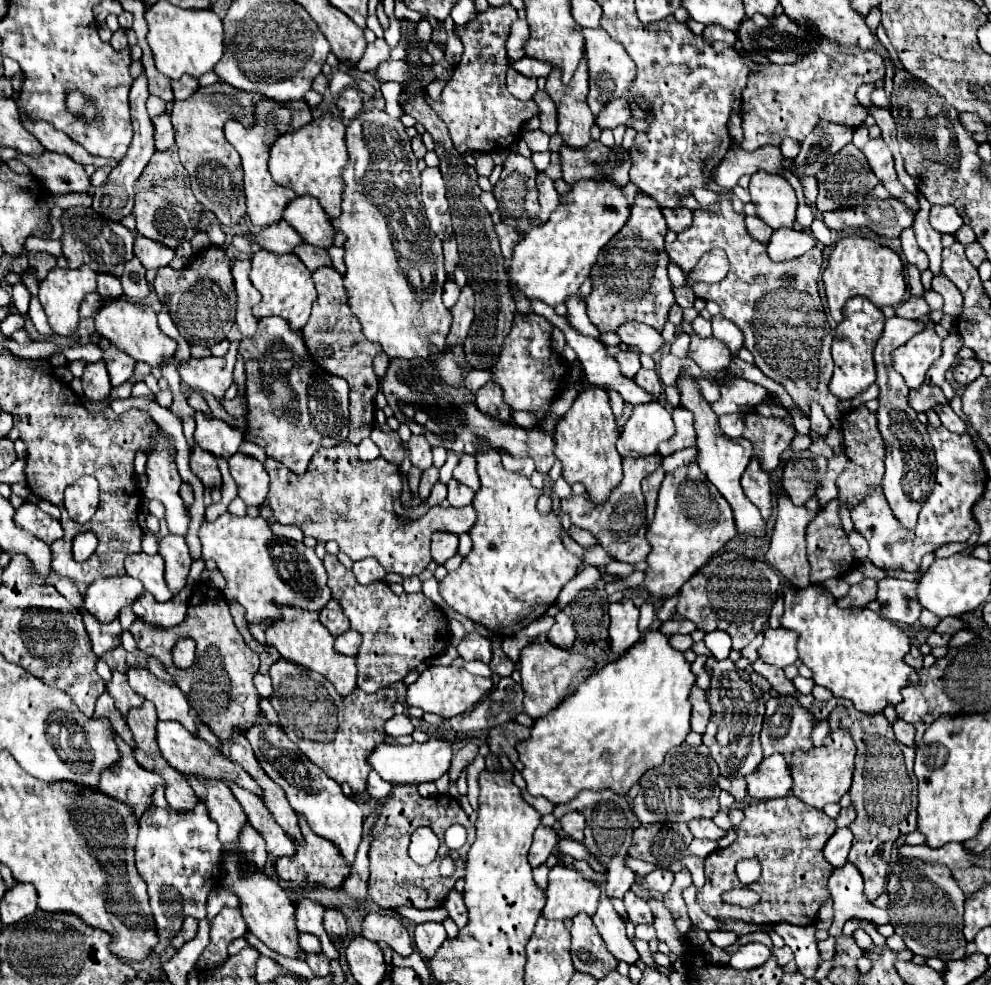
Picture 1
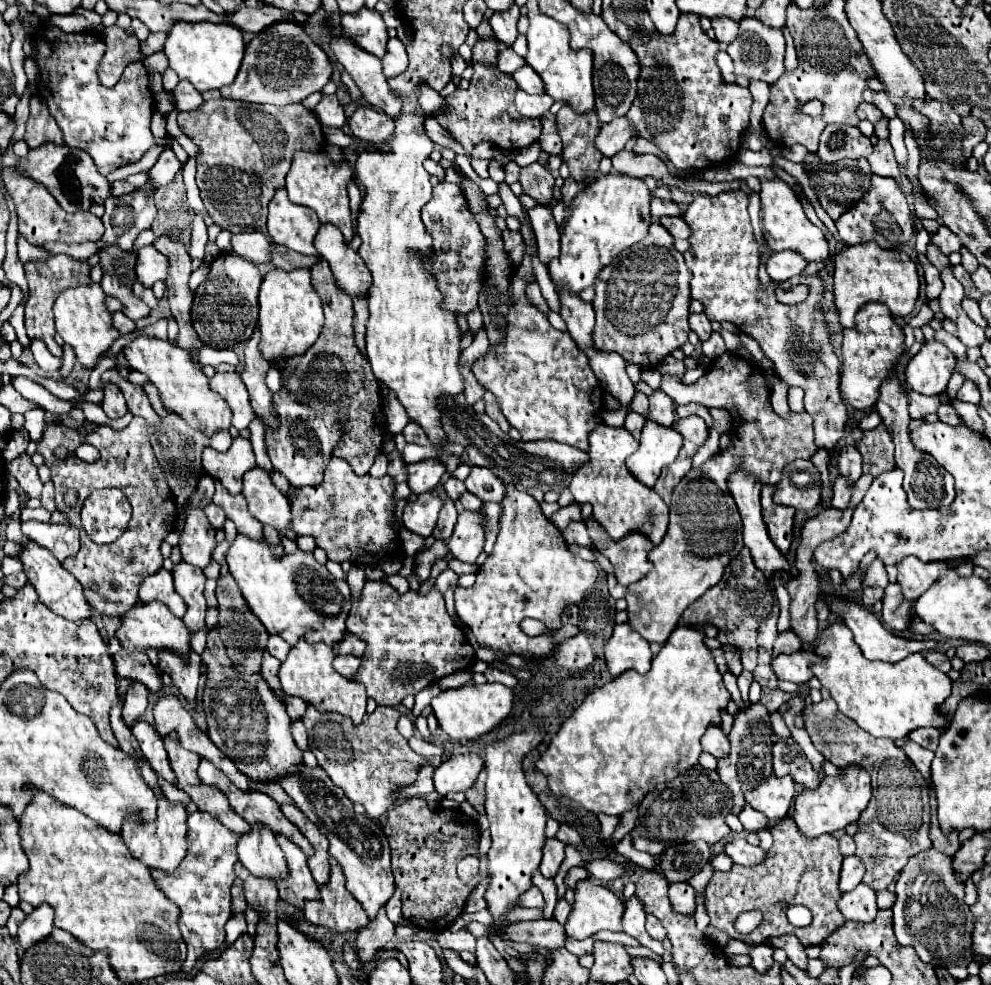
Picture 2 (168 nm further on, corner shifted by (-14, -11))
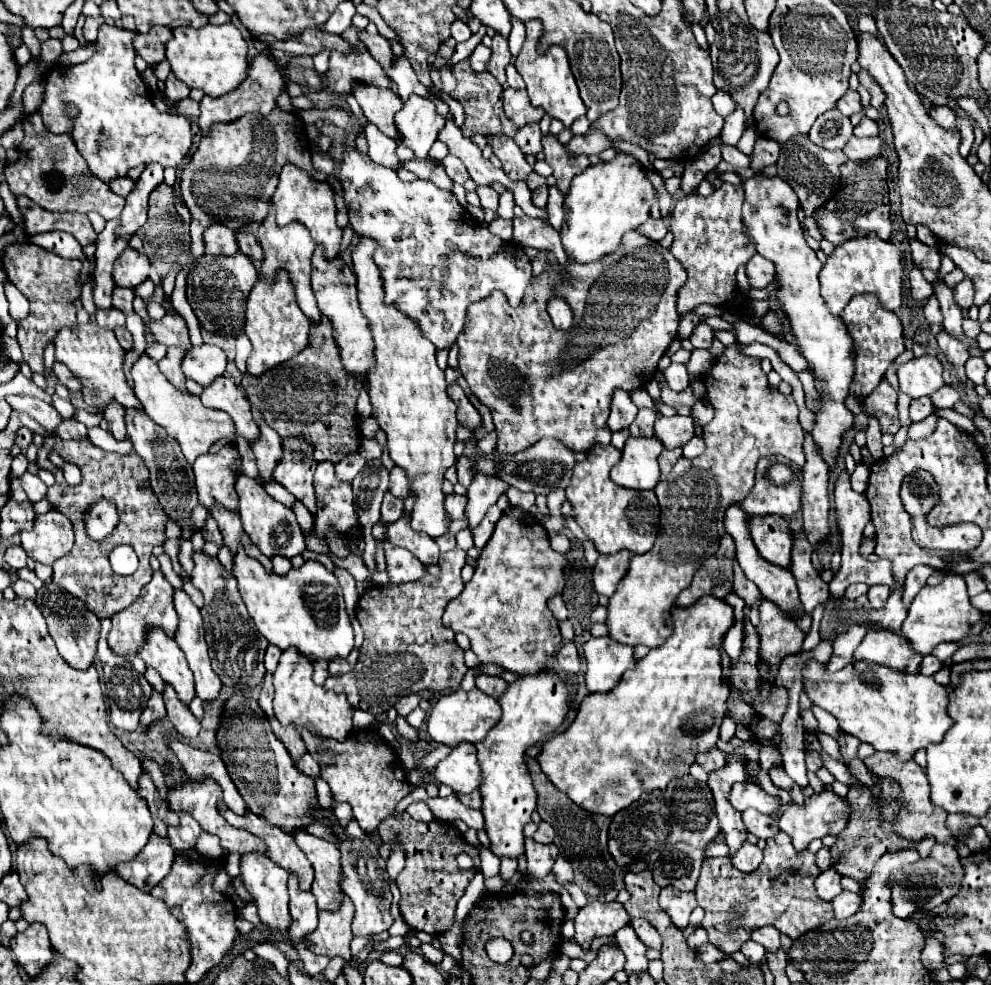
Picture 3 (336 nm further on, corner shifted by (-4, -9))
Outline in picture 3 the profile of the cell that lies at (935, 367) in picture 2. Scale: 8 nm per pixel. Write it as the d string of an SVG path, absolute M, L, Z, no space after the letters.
M924 354L920 358L912 358L898 368L900 390L910 398L932 396L940 386L944 386L942 372L942 362L936 356Z

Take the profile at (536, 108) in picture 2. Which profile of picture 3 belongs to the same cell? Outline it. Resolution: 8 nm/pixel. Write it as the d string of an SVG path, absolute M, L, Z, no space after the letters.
M514 88L504 90L504 112L520 128L530 122L540 122L544 116L544 110L534 108L528 102L526 90L514 90Z

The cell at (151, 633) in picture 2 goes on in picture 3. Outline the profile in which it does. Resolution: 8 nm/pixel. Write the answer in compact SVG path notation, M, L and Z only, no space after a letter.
M150 626L144 634L142 646L138 648L138 656L152 668L156 668L164 682L172 684L178 692L178 698L184 704L190 704L194 698L194 678L184 652L176 644L174 638L168 638L160 626Z

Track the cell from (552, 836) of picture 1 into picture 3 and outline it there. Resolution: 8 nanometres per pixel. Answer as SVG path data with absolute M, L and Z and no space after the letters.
M526 838L526 860L528 860L528 876L544 878L550 874L554 860L558 856L556 844L538 844L532 838Z

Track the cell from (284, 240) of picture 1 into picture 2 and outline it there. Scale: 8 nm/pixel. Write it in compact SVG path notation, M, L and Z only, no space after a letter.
M242 232L232 236L232 252L254 262L262 264L270 260L270 240L262 232Z

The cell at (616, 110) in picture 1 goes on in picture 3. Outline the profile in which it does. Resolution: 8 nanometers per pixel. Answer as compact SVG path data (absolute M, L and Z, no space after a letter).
M590 128L586 134L582 136L574 136L566 148L572 152L572 154L600 154L604 152L606 148L612 148L612 138L608 138L602 130L598 128Z

